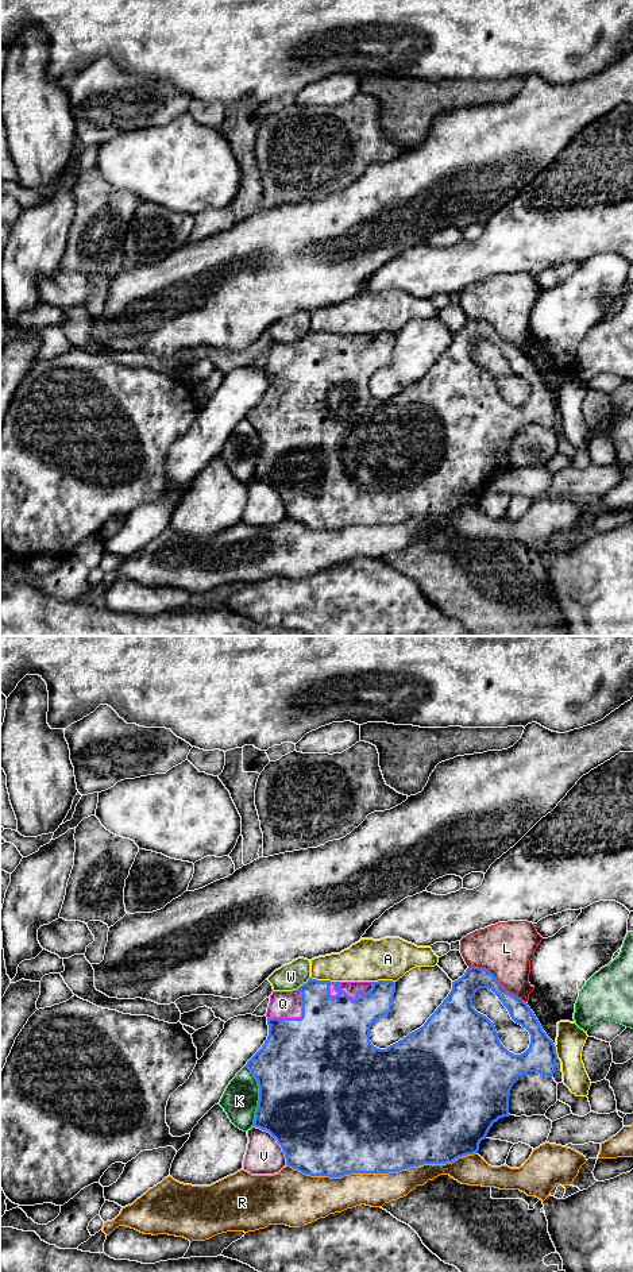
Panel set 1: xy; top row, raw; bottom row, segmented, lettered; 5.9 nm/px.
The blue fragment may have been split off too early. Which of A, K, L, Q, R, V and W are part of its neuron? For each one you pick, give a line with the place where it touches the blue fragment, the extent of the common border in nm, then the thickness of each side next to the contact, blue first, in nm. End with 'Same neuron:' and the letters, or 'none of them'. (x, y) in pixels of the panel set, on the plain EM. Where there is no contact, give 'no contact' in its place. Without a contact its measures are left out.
Q: contact xy (296, 370); length 260 nm; calibres 500 and 160 nm
Same neuron: Q

